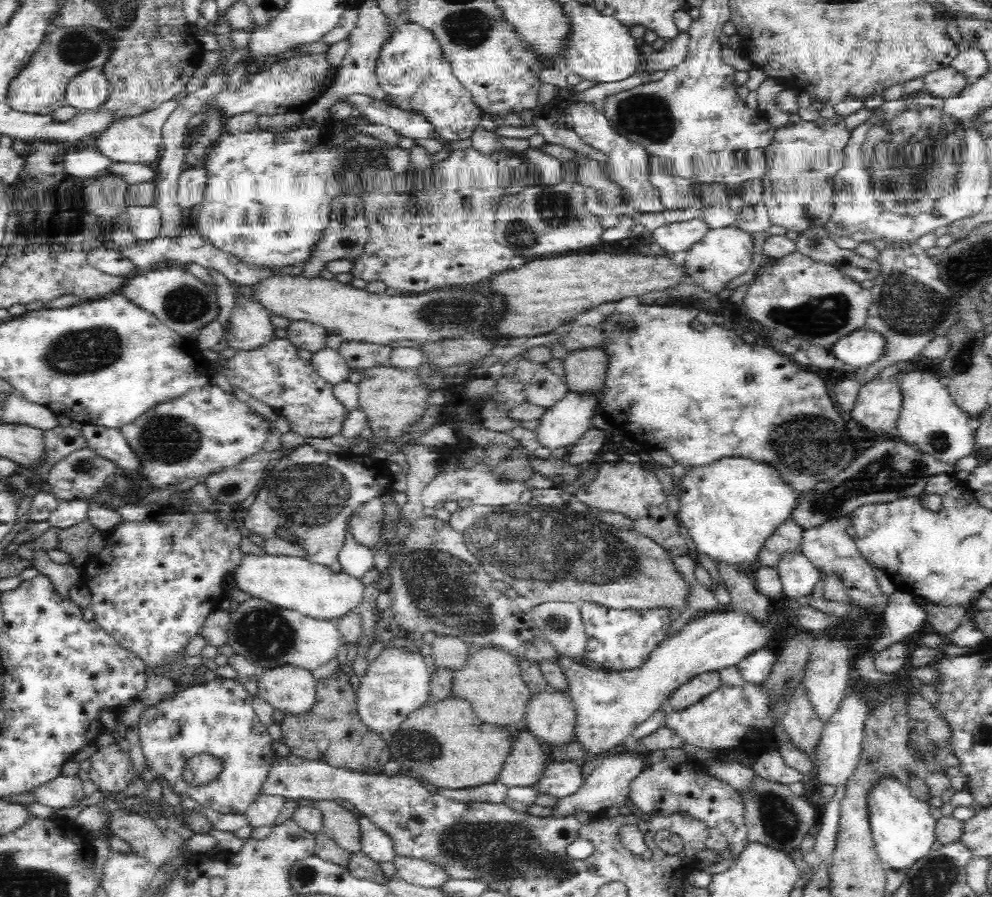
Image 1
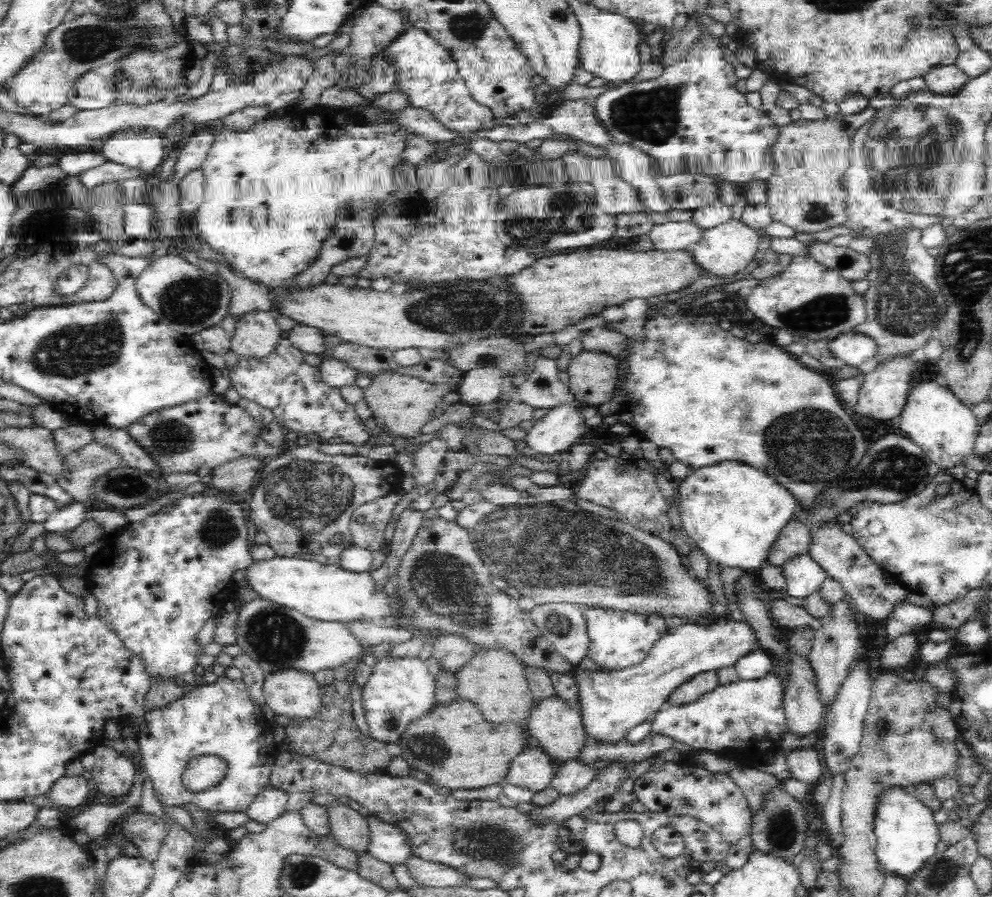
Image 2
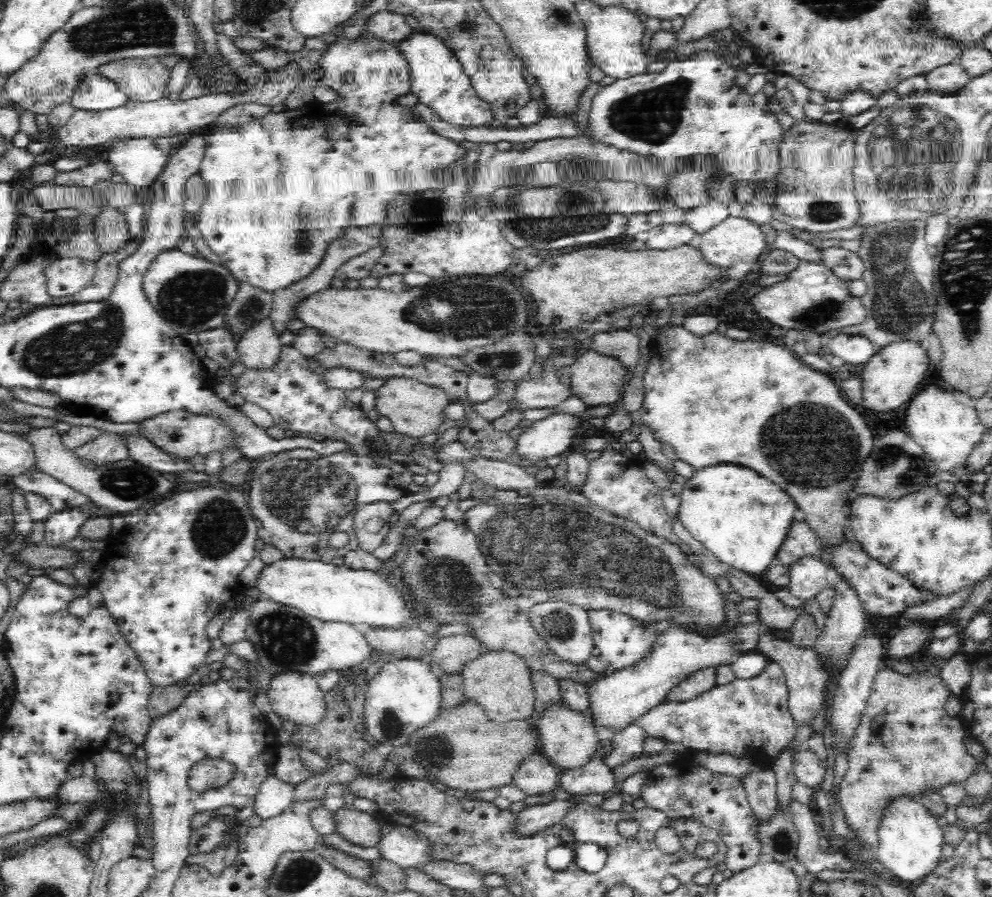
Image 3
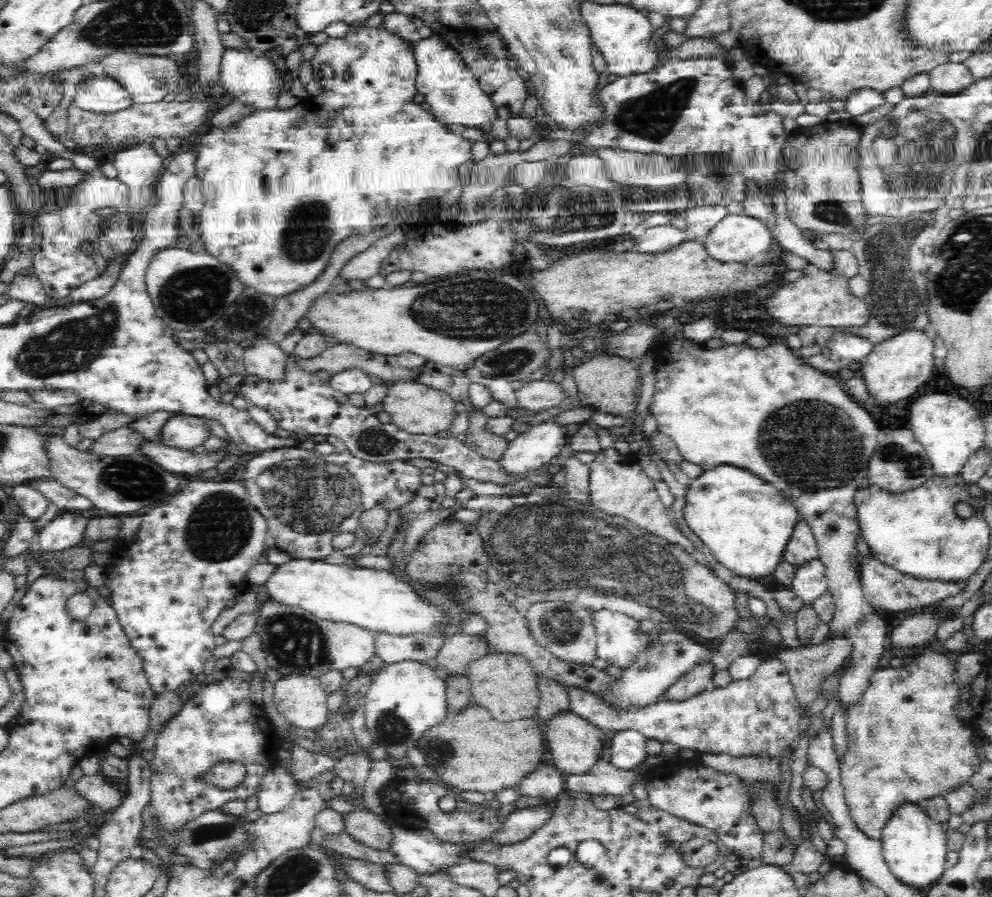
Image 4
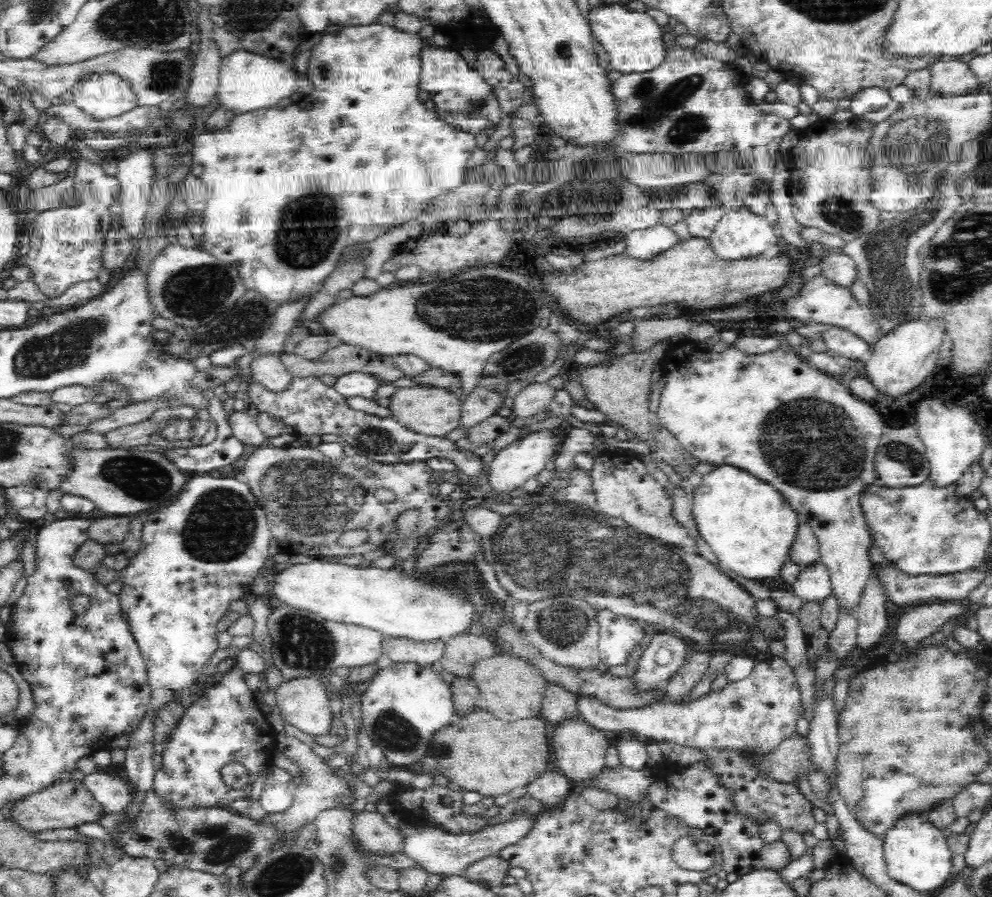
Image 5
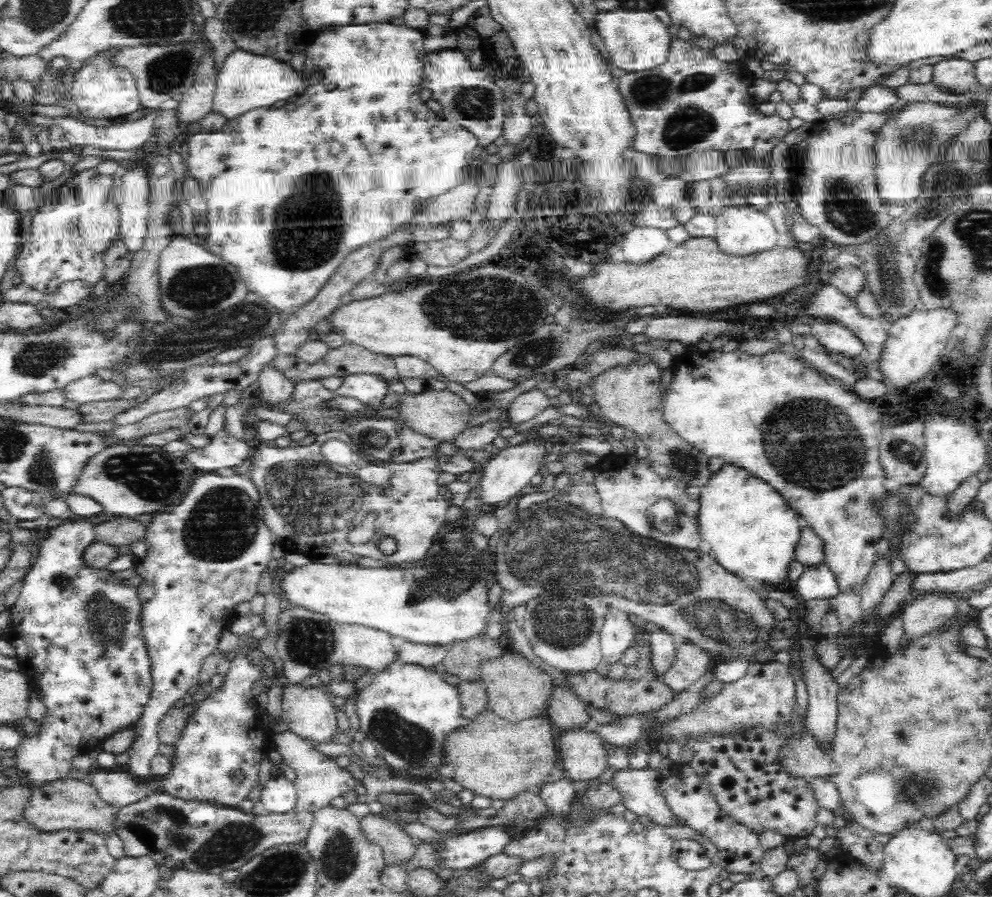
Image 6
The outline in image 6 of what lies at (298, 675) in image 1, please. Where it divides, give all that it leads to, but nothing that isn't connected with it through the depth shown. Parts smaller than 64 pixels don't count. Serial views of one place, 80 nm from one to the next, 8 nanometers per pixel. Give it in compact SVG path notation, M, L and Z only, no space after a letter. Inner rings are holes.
M306 682L284 688L282 696L282 717L288 726L288 731L310 744L326 744L326 742L334 740L334 734L338 734L340 730L338 716L336 716L335 706L332 705L324 690L319 686L308 686Z

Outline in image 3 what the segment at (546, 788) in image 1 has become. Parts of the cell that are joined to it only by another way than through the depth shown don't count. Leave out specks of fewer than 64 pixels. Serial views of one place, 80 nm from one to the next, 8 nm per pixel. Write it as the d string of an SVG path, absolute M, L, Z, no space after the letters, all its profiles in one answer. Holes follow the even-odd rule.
M599 750L582 769L561 772L559 780L561 789L573 795L608 794L608 792L614 792L616 786L620 790L620 784L616 780L616 774L606 765L606 756L607 752Z

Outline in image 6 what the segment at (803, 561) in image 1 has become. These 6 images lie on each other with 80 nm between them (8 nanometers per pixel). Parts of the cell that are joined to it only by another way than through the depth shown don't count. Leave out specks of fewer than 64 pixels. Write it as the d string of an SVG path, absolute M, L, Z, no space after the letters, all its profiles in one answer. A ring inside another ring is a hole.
M825 562L807 567L796 584L796 594L801 596L803 602L812 599L834 599L840 591L838 577Z

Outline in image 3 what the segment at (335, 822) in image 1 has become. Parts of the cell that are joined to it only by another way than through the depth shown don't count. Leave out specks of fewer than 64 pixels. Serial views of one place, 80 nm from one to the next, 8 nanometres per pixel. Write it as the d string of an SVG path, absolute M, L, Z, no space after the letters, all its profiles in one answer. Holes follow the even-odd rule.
M342 807L334 812L334 819L338 823L336 834L358 846L378 847L382 842L382 826L372 814Z

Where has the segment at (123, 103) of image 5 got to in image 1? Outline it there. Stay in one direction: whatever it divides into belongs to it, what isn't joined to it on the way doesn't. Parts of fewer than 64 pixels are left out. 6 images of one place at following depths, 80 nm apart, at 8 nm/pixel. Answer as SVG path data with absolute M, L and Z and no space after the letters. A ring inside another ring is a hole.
M91 68L74 76L66 90L66 104L83 111L95 111L110 98L110 83L102 69Z

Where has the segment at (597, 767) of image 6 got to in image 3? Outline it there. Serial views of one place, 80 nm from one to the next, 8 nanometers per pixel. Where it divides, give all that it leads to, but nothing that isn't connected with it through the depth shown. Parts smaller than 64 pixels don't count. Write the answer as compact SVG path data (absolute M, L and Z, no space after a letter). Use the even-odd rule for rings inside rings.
M562 703L548 706L540 718L533 719L533 726L538 729L541 753L549 764L562 772L582 769L600 750L600 738L596 734L594 721L579 712L568 709Z

